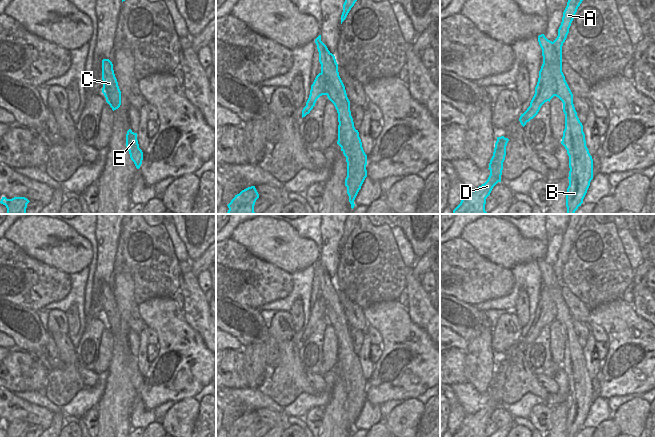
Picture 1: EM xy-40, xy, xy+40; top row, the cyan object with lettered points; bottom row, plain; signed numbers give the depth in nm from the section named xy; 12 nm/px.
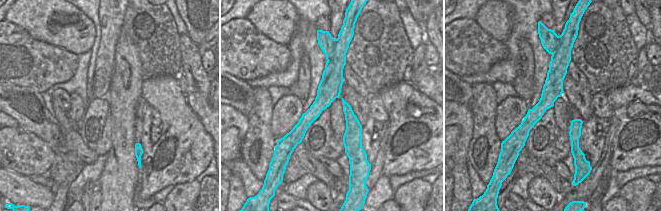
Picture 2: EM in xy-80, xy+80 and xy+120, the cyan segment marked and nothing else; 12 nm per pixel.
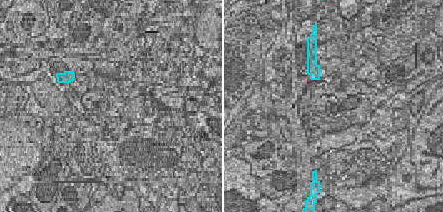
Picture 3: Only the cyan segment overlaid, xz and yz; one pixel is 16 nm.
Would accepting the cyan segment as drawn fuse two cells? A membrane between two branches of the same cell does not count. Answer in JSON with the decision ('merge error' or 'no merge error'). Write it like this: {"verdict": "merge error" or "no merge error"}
{"verdict": "merge error"}

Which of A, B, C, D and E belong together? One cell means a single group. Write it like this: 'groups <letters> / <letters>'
groups A D / B C E

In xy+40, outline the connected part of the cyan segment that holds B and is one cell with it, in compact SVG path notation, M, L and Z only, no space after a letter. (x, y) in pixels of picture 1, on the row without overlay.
M544 258L538 260L542 273L543 287L549 290L557 314L555 320L563 327L565 353L561 368L569 380L569 410L566 418L567 437L575 437L583 427L583 423L593 403L593 383L586 370L583 349L580 346L573 328L573 318L562 296L562 285L555 281L553 266Z

